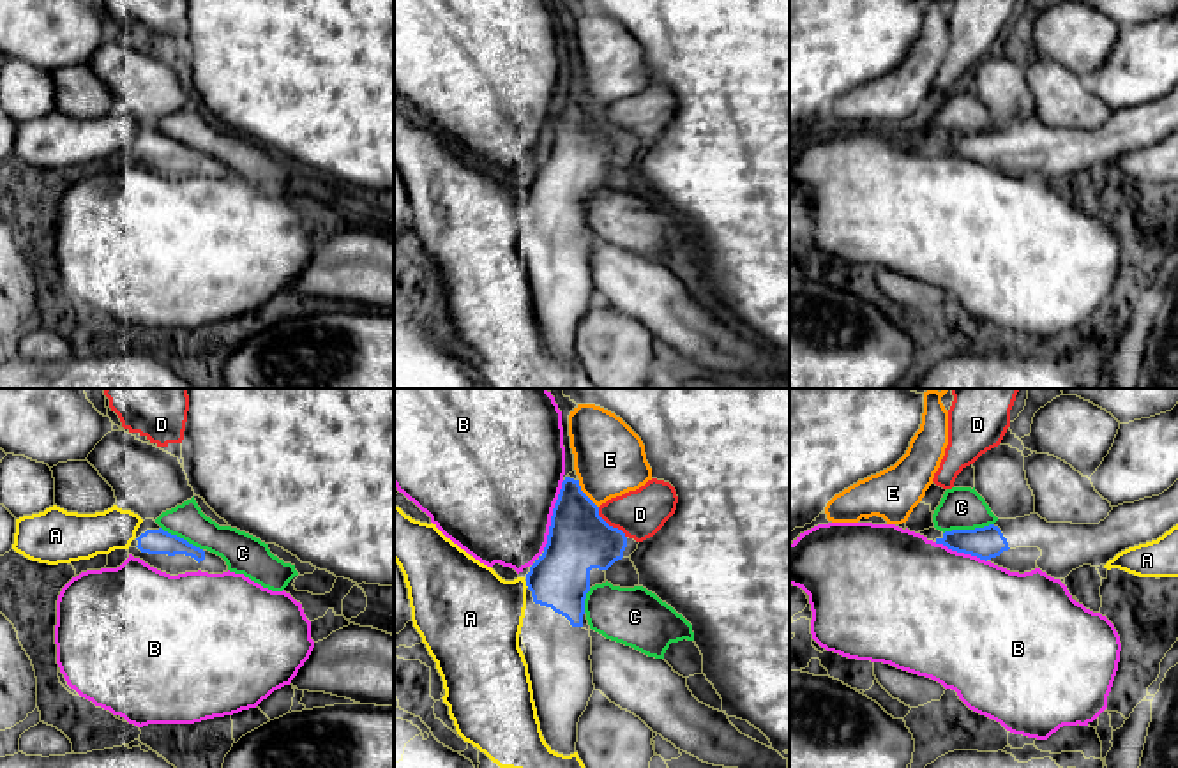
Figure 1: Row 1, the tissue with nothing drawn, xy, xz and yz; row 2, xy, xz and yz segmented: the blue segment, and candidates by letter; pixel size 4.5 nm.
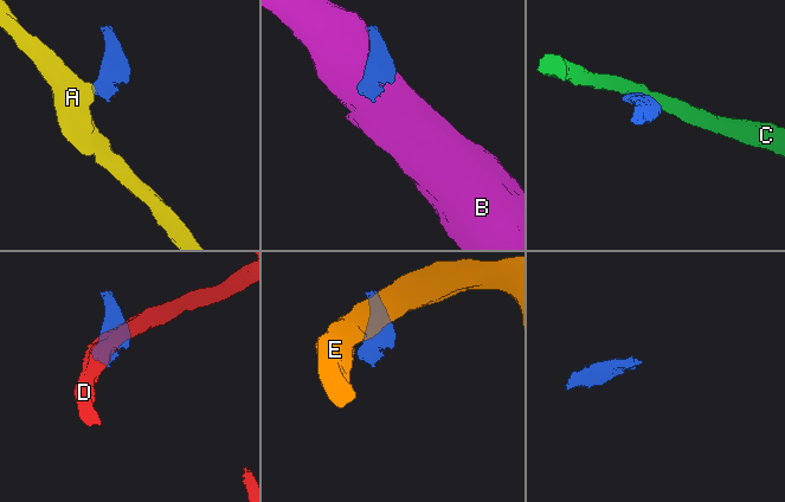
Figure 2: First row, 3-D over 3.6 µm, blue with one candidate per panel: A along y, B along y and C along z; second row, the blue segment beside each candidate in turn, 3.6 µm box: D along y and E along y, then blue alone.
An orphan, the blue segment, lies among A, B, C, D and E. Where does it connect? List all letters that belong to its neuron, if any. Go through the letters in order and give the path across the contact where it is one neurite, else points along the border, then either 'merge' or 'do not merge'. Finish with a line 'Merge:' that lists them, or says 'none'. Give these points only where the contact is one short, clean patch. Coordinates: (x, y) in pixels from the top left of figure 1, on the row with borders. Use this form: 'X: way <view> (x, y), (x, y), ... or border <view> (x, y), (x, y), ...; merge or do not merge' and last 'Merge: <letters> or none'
A: do not merge
B: do not merge
C: border yz (993, 523), (982, 528), (952, 528), (943, 534); do not merge
D: border xz (597, 507), (597, 512), (626, 537); do not merge
E: border xz (578, 481), (583, 493), (597, 507); do not merge
Merge: none

